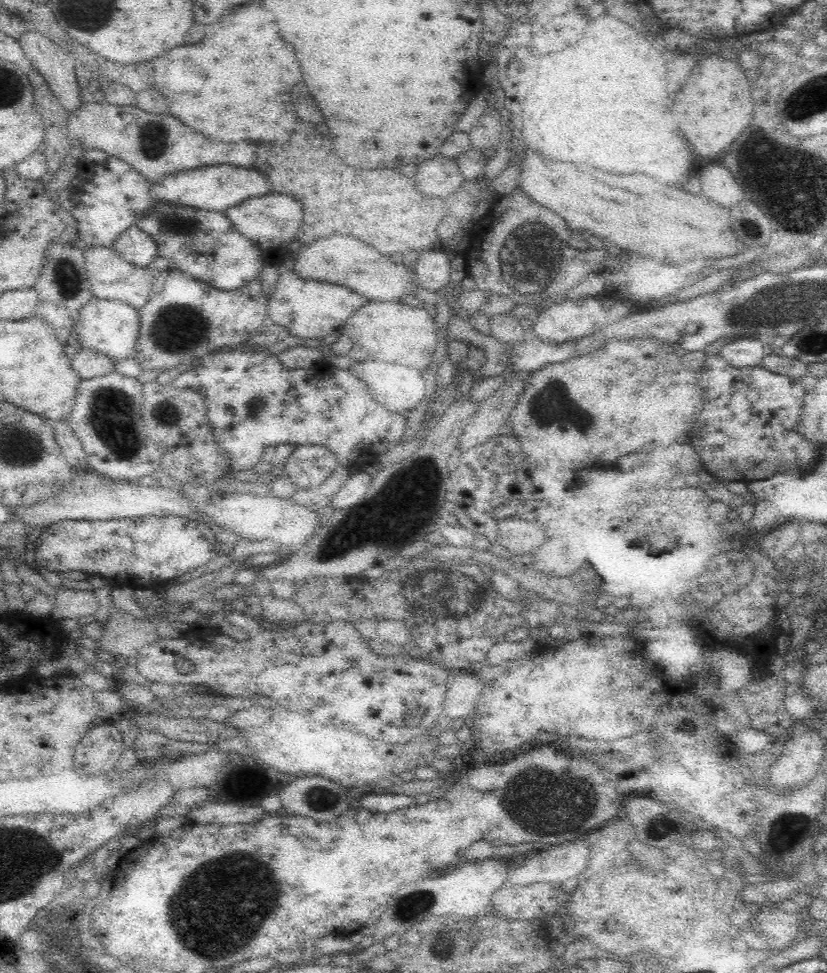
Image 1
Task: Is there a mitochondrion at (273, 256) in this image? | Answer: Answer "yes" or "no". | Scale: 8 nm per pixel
no

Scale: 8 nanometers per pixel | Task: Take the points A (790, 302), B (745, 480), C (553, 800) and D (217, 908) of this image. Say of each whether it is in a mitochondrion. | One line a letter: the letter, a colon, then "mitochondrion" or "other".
A: mitochondrion
B: other
C: mitochondrion
D: mitochondrion

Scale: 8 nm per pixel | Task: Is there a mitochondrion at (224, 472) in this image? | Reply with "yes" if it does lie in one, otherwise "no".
no

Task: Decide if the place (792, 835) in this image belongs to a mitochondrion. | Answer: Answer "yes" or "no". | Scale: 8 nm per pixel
no

